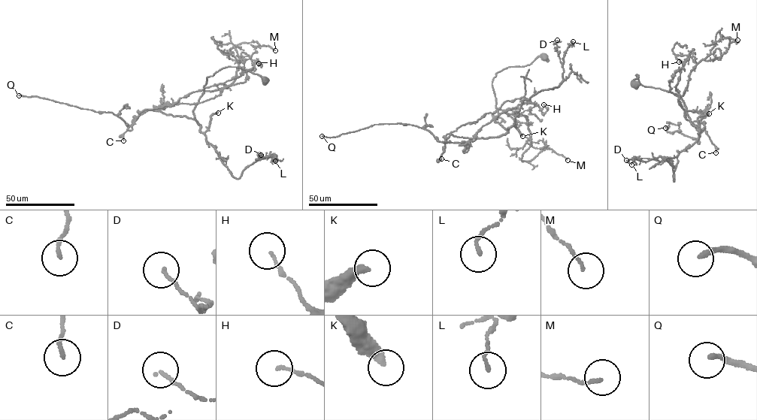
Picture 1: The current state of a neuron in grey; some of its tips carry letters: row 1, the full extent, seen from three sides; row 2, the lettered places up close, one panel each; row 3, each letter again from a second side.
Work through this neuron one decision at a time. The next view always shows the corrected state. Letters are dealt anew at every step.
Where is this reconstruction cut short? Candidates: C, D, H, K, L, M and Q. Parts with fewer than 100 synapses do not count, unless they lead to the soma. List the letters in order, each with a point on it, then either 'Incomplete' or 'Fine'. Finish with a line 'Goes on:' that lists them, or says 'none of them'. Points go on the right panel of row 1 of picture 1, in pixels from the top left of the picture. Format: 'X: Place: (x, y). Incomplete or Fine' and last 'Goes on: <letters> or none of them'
C: Place: (716, 152). Fine
D: Place: (626, 160). Fine
H: Place: (679, 61). Fine
K: Place: (709, 113). Incomplete
L: Place: (631, 164). Fine
M: Place: (737, 40). Fine
Q: Place: (665, 128). Incomplete
Goes on: K, Q

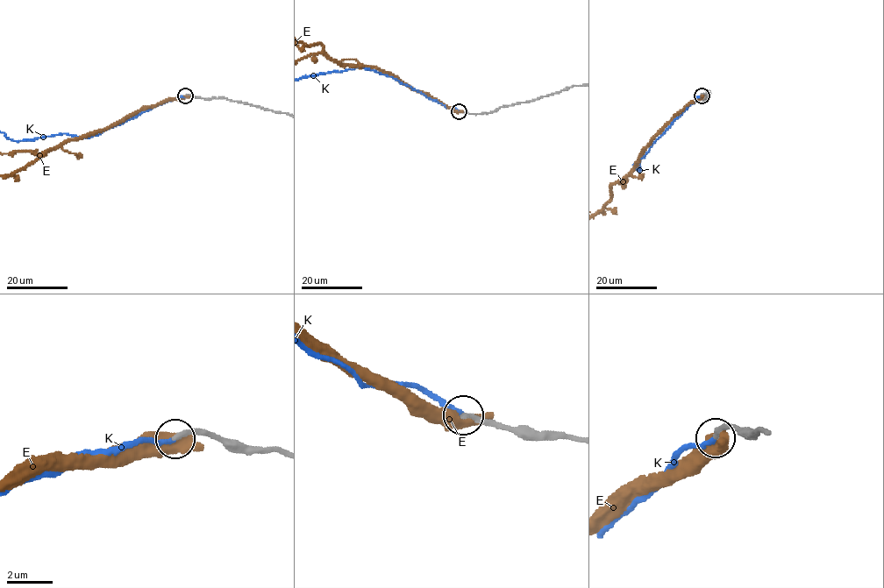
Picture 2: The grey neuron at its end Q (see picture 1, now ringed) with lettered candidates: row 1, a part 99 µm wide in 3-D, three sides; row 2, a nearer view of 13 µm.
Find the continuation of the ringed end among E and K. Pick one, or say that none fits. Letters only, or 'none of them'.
K

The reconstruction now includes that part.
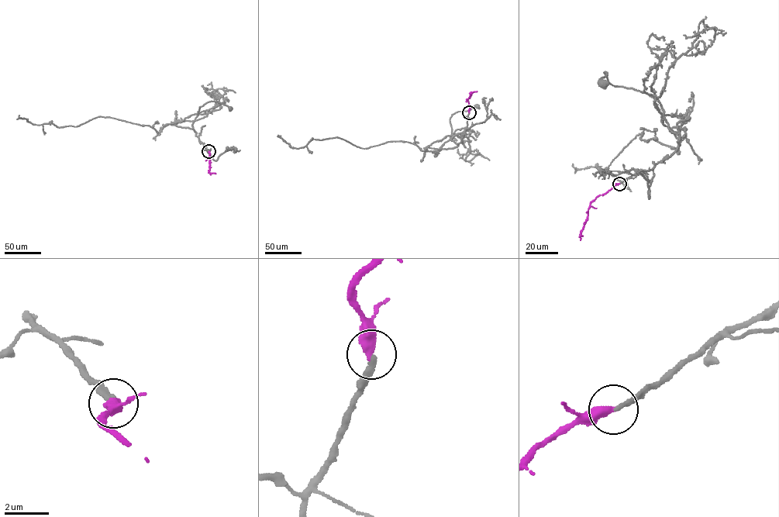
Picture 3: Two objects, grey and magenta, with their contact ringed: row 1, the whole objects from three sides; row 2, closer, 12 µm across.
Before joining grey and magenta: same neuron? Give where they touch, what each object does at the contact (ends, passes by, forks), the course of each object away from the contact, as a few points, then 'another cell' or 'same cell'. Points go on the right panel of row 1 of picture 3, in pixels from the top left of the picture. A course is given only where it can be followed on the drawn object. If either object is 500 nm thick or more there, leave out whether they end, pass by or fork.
(619, 184) | grey ends | magenta ends | grey via (619, 184), (667, 159), (681, 137), (669, 129), (656, 98), (632, 88), (612, 85), (605, 72), (601, 83) | magenta via (619, 184), (591, 201), (580, 236) | same cell

